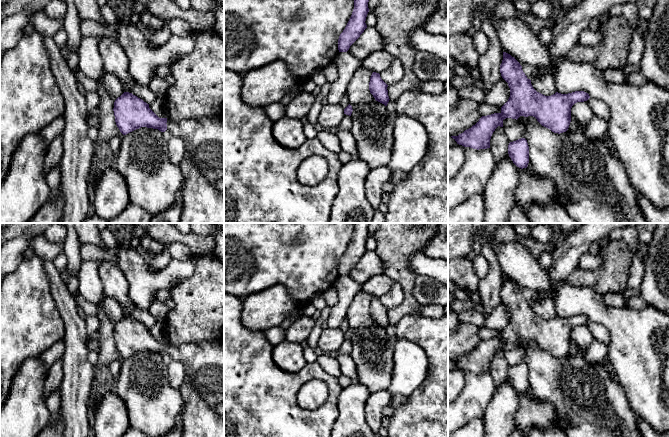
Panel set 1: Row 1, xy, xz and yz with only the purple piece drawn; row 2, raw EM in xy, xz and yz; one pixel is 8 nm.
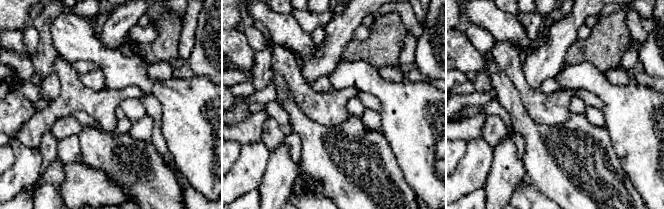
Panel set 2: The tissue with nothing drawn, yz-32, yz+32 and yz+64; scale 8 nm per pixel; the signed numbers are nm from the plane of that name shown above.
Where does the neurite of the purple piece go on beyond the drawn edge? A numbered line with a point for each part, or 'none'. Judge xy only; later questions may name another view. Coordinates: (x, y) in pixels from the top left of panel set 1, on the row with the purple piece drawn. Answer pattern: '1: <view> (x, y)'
1: xy (202, 196)

